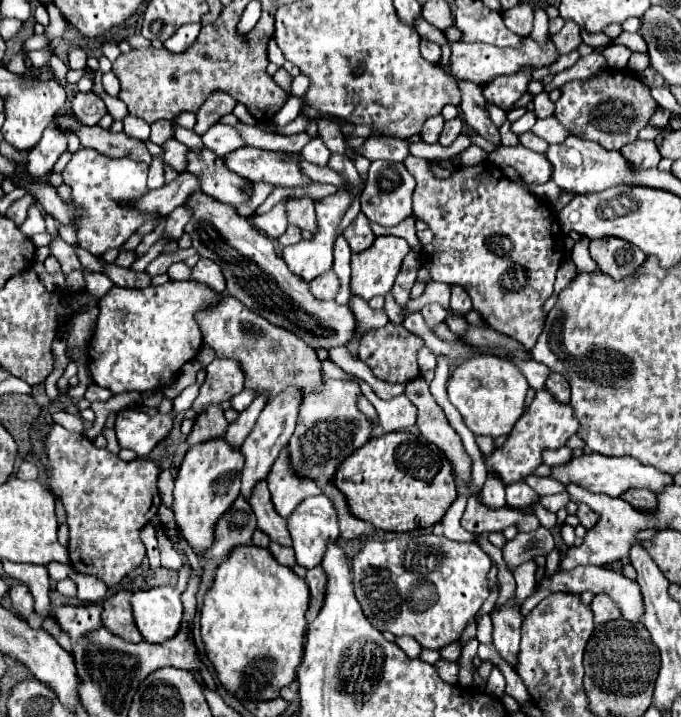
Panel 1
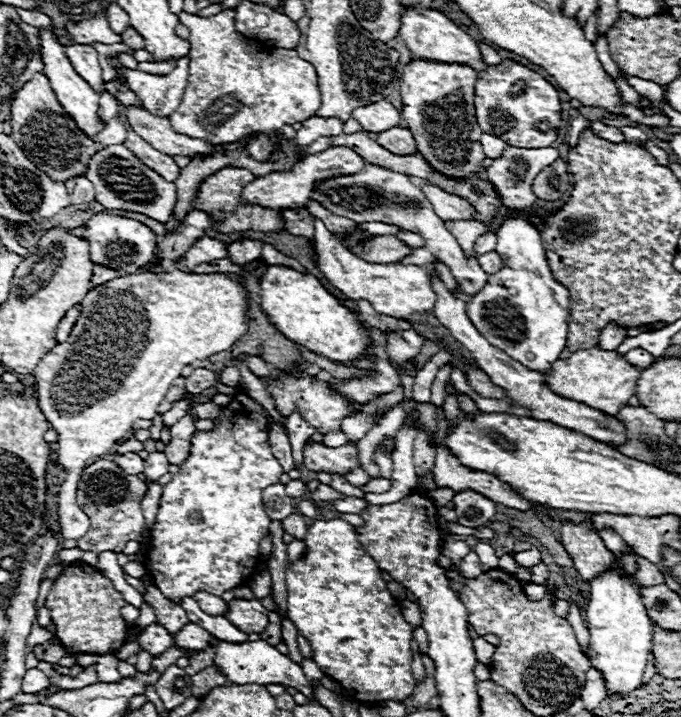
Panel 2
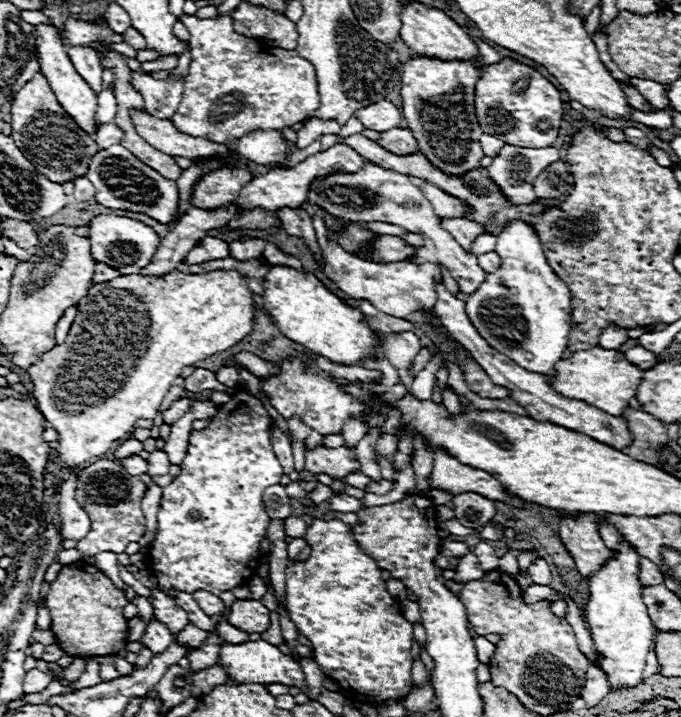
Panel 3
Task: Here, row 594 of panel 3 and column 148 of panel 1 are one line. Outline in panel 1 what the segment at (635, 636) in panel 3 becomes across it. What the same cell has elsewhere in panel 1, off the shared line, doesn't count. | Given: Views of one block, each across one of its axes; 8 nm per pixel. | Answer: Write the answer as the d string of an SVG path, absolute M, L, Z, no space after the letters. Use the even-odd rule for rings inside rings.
M178 550L178 552L184 566L179 570L176 586L158 586L158 588L152 588L152 590L140 590L140 592L134 592L132 598L130 598L132 612L134 612L134 622L136 622L140 634L146 642L162 643L172 638L180 628L180 622L182 622L181 594L186 589L186 581L189 580L191 566L187 556L181 550Z

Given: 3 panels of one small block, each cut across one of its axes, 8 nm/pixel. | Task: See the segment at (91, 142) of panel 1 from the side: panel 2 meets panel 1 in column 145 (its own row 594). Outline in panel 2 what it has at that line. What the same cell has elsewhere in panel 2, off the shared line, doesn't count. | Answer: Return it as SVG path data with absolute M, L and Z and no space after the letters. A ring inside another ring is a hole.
M146 586L144 600L154 610L158 624L162 624L168 632L174 634L174 632L182 630L182 626L186 626L186 612L182 608L178 608L178 604L170 604L170 600L166 600L156 586Z

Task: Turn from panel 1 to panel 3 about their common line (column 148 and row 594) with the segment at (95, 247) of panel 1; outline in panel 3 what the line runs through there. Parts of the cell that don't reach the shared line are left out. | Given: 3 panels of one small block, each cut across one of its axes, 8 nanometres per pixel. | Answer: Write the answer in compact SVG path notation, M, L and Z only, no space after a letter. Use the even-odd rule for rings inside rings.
M242 388L240 394L234 396L236 400L220 404L218 414L208 420L208 428L194 430L190 434L188 452L180 464L182 472L172 480L170 486L164 488L158 510L156 540L152 544L152 552L148 554L150 570L162 588L178 588L188 594L206 590L214 596L220 596L222 592L240 586L246 578L256 574L260 542L270 522L264 510L262 494L268 486L278 484L284 472L270 442L276 420L270 416L262 400L254 396L254 406L250 406L242 400L242 394L248 394L248 388Z

